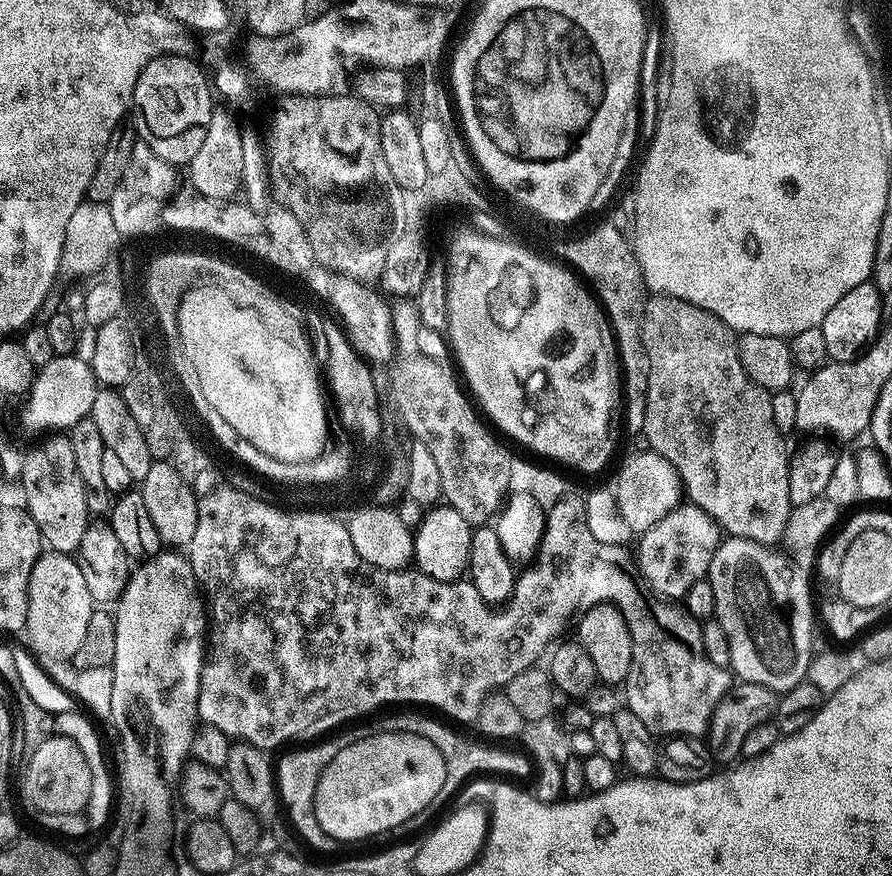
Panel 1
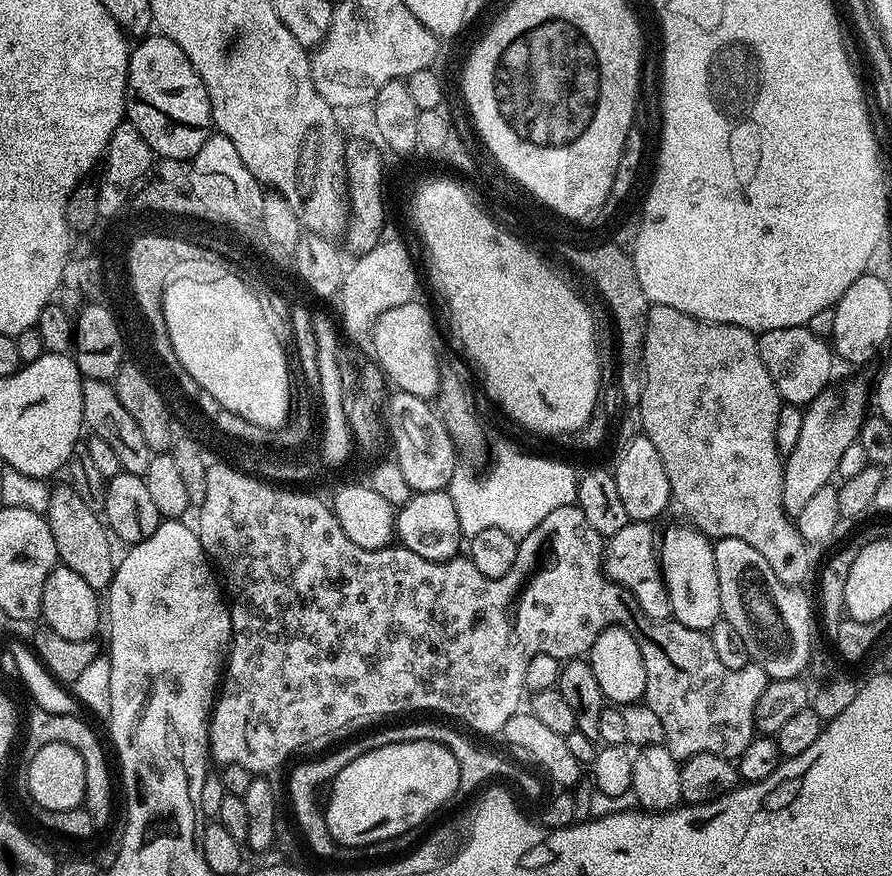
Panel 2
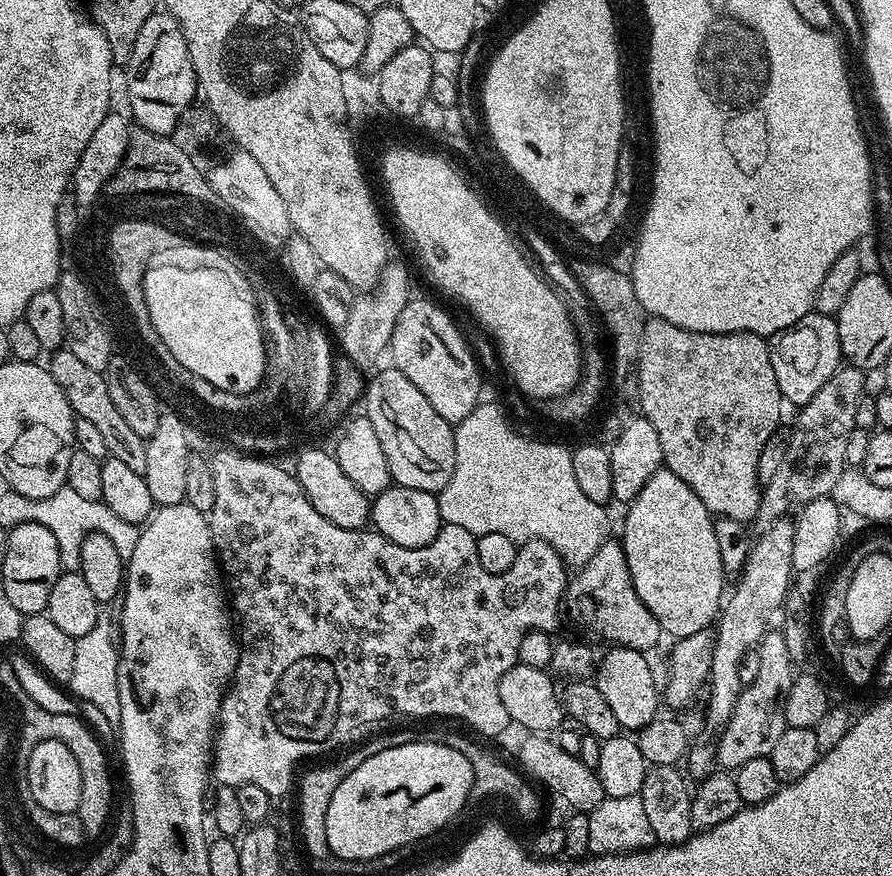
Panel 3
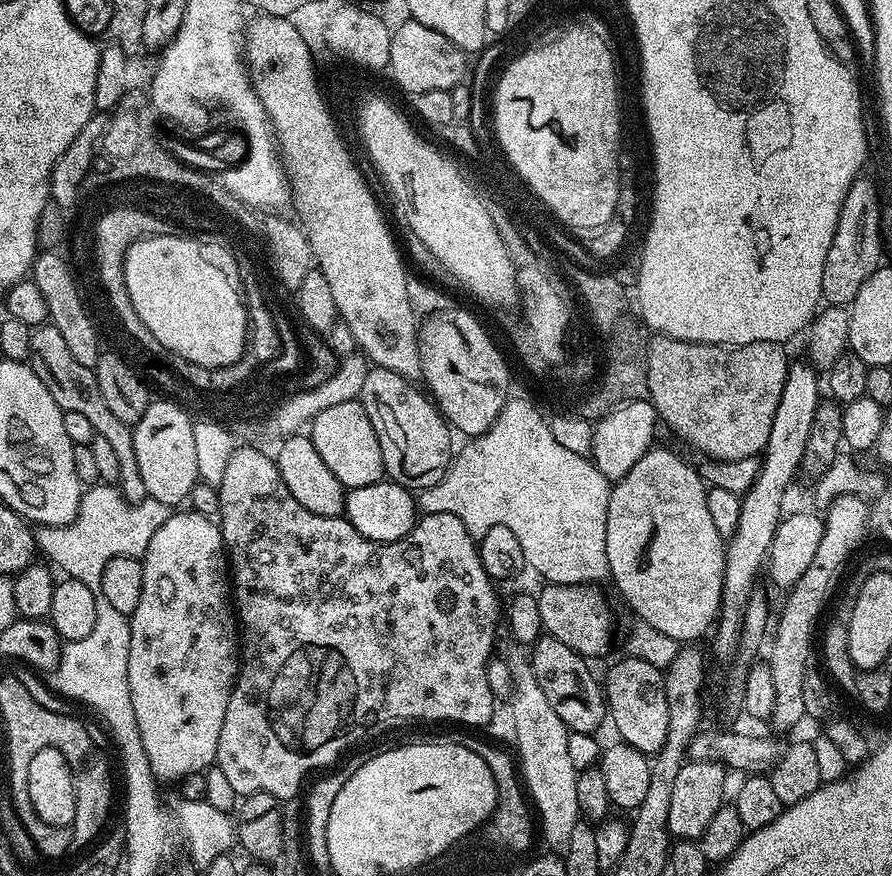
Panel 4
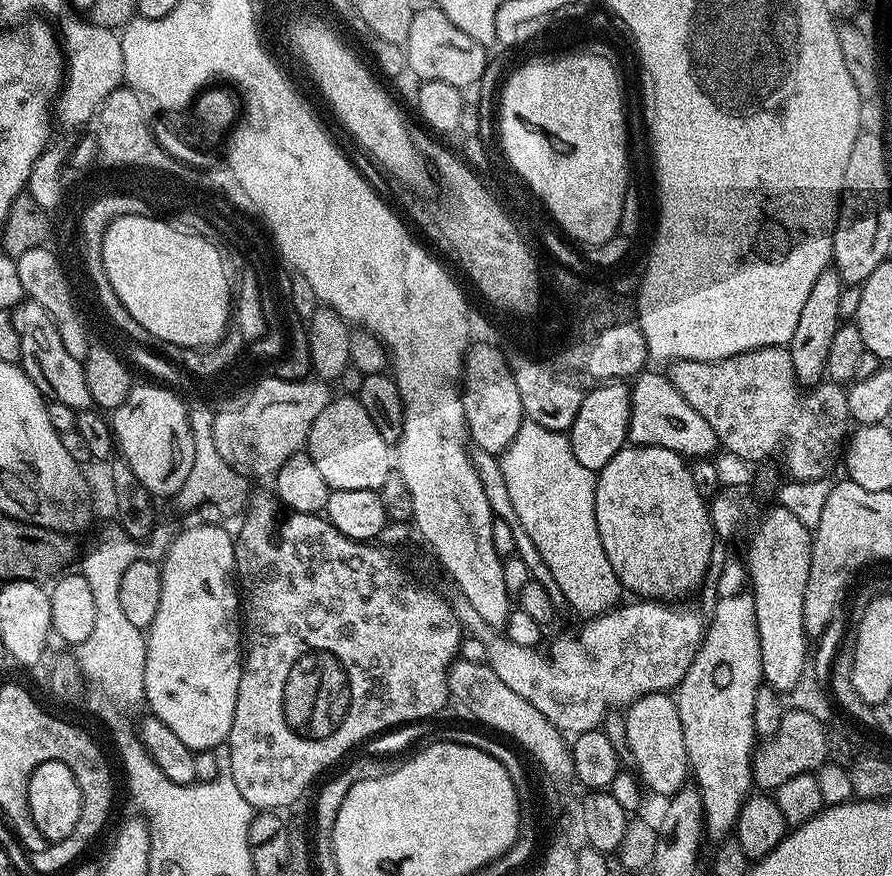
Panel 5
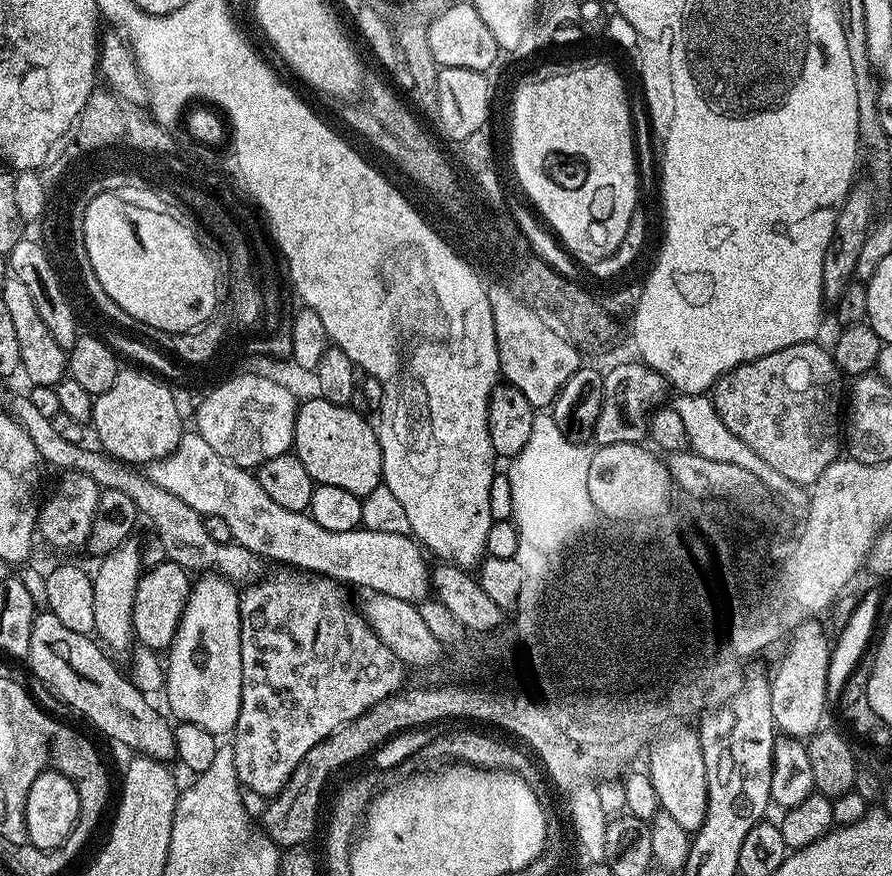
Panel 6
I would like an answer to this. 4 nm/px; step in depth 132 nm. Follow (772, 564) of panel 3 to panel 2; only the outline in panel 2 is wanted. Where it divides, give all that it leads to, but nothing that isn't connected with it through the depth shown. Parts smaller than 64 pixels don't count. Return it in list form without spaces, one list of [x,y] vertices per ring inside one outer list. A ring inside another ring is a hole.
[[[848,384],[837,408],[835,394],[832,390],[825,390],[803,409],[802,434],[798,434],[798,446],[794,446],[792,453],[784,460],[782,474],[782,506],[788,511],[789,517],[802,514],[810,498],[833,483],[832,476],[837,475],[836,467],[838,462],[842,462],[842,454],[846,454],[851,444],[857,443],[867,404],[869,407],[869,389],[867,392],[860,384]]]

